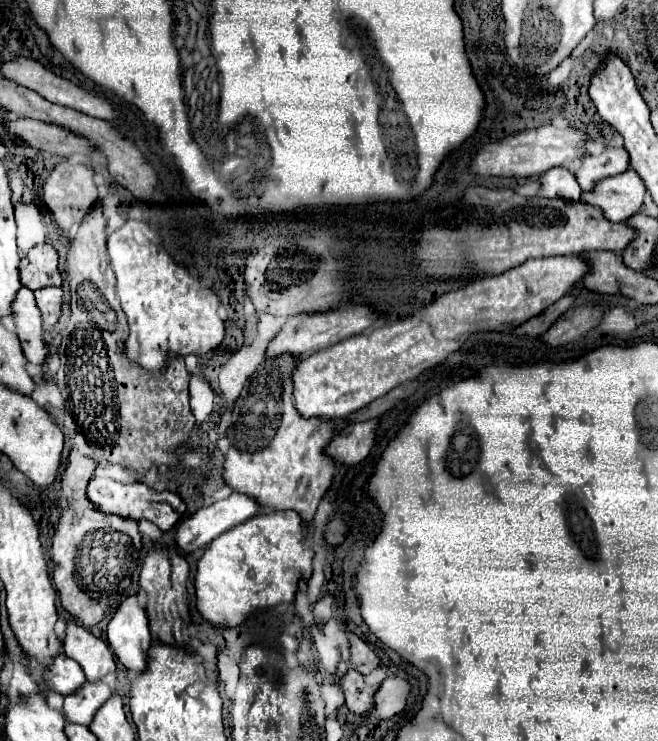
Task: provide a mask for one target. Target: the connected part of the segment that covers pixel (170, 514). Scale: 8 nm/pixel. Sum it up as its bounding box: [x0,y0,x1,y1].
[88,476,186,532]

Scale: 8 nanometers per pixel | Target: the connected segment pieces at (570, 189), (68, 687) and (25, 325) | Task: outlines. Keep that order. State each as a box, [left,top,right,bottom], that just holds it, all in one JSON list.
[[538,168,580,202],[40,652,86,694],[12,286,50,366]]

